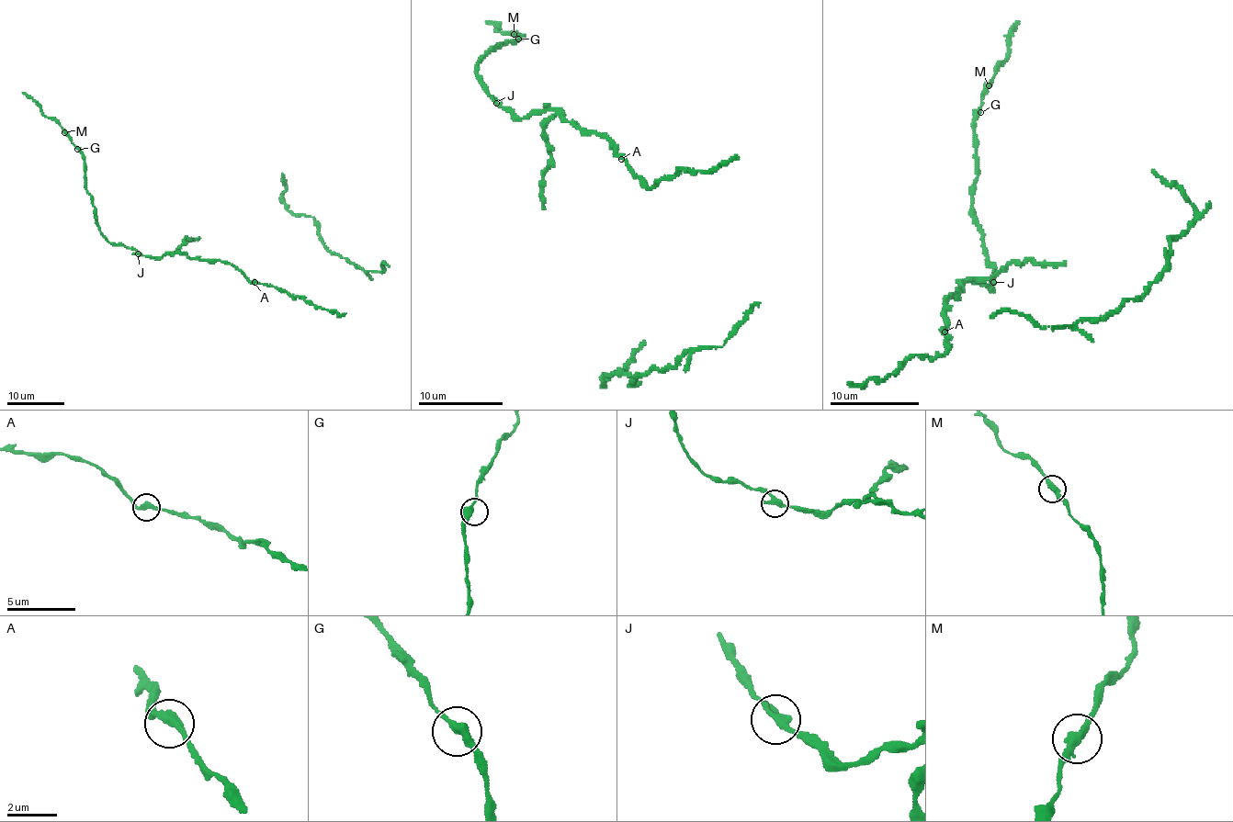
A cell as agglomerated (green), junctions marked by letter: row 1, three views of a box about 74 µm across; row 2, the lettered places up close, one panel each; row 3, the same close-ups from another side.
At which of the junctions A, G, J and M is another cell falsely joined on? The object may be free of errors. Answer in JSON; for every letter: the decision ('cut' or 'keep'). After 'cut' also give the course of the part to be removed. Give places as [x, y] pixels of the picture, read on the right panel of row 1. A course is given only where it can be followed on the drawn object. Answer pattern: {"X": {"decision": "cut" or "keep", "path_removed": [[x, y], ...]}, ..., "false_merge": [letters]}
{"A": {"decision": "keep"}, "G": {"decision": "keep"}, "J": {"decision": "keep"}, "M": {"decision": "keep"}, "false_merge": []}

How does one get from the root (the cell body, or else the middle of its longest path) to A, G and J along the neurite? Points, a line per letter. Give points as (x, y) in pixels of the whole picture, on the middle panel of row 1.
A: (648, 187), (642, 187), (639, 178), (634, 176), (621, 159)
G: (648, 187), (608, 138), (583, 132), (555, 110), (515, 118), (498, 107), (477, 62), (518, 39)
J: (648, 187), (616, 156), (608, 138), (583, 132), (562, 121), (555, 110), (535, 110), (515, 118), (496, 103)

